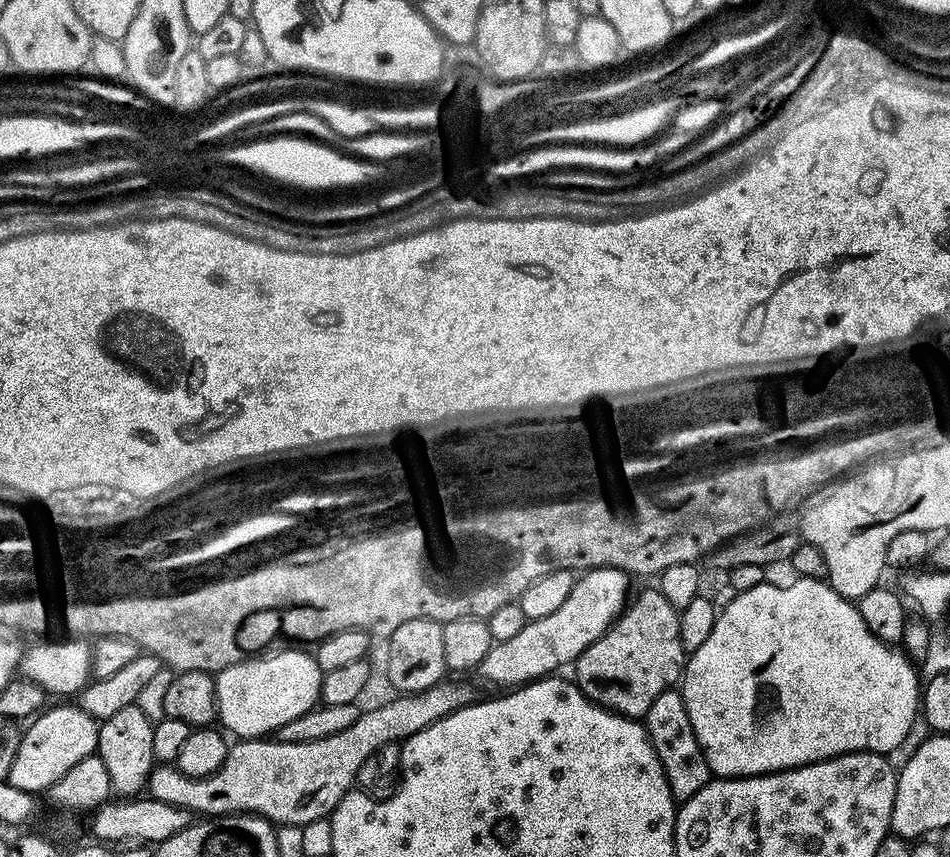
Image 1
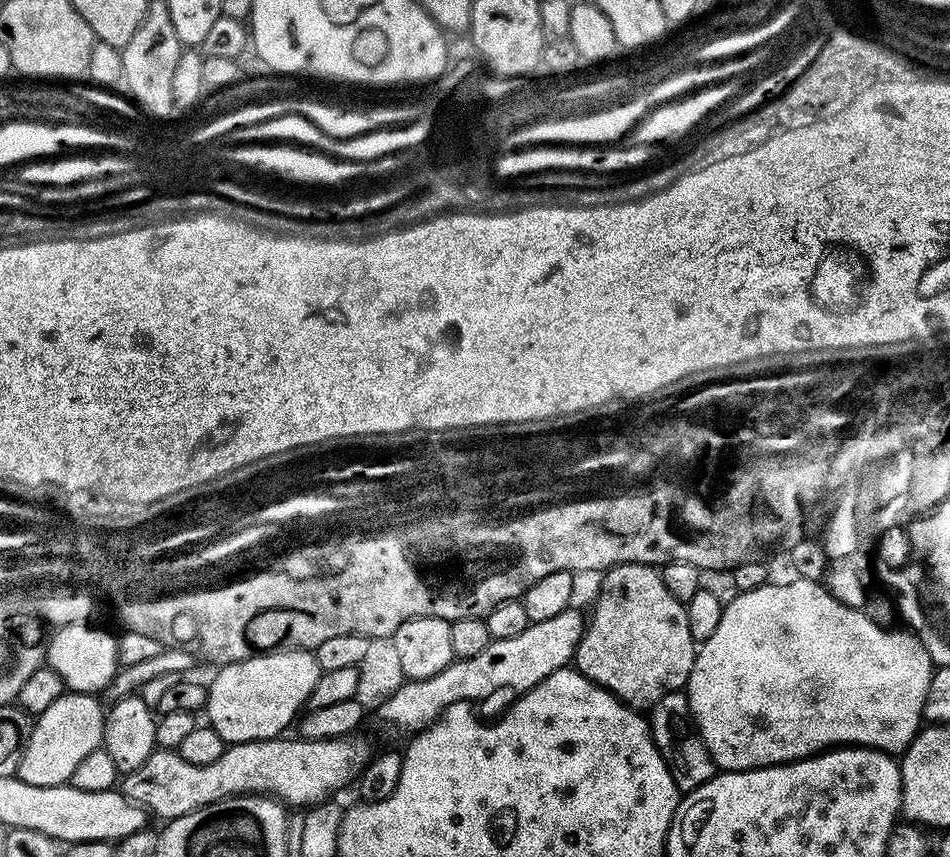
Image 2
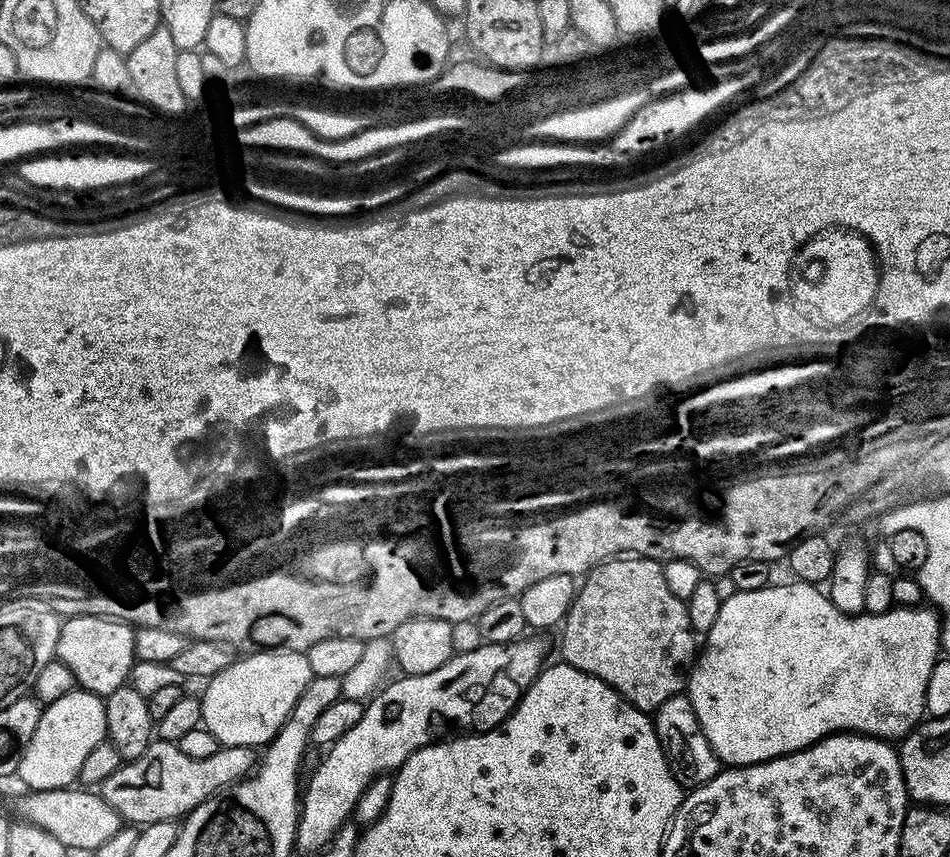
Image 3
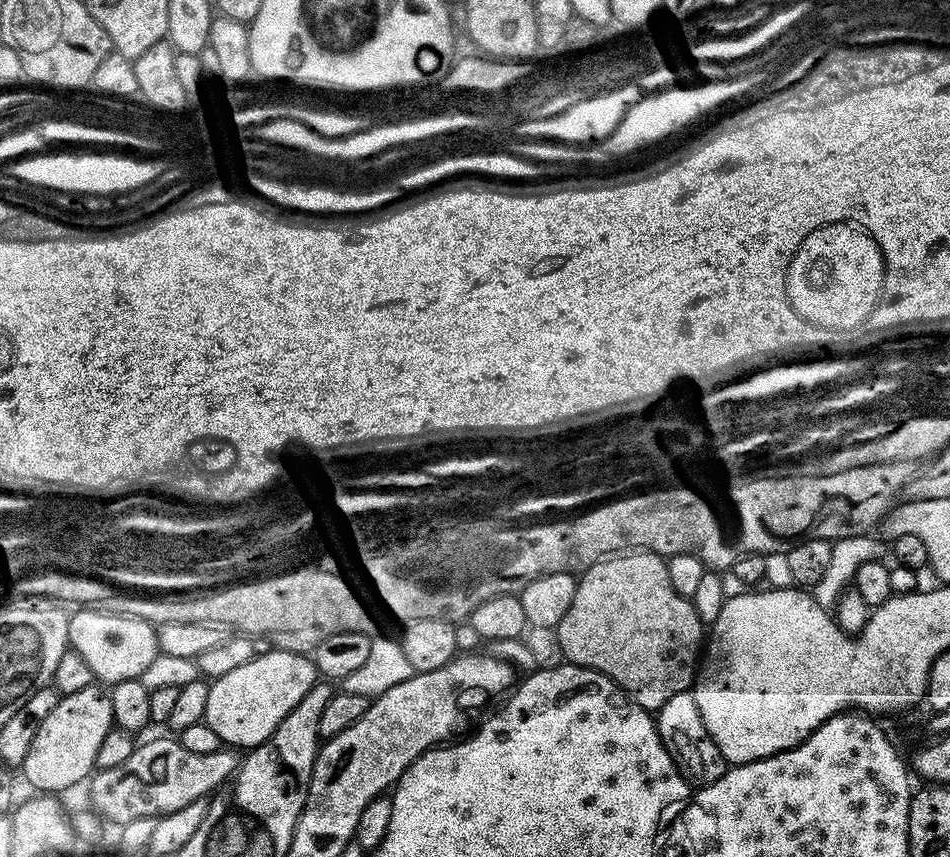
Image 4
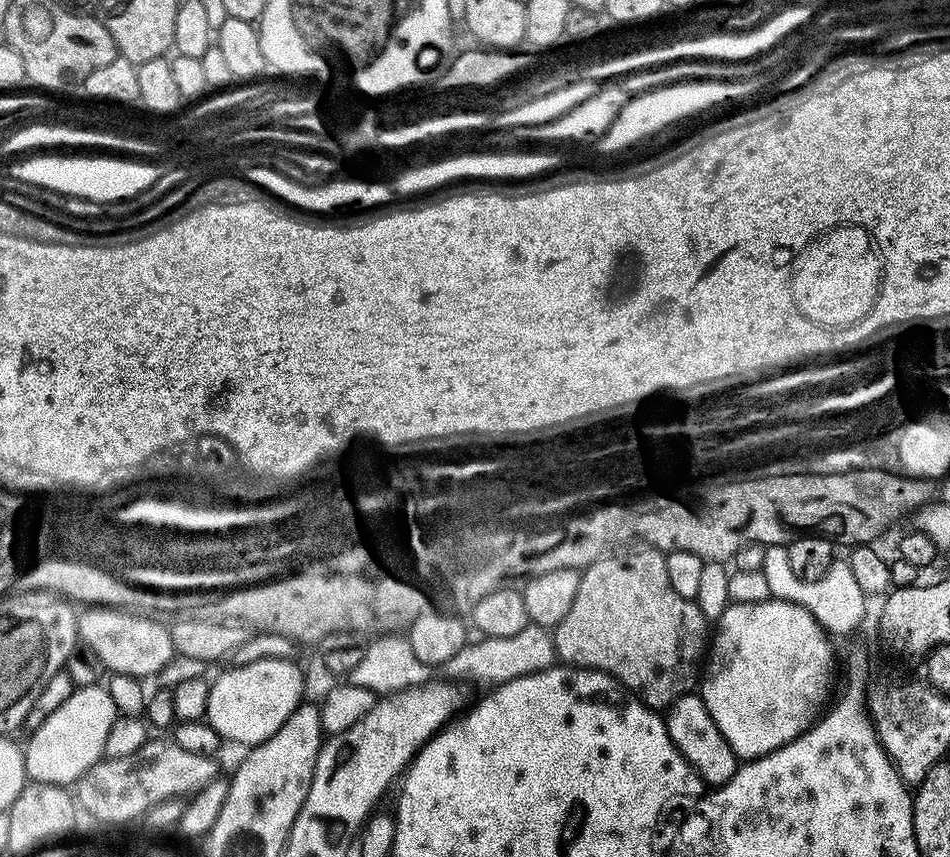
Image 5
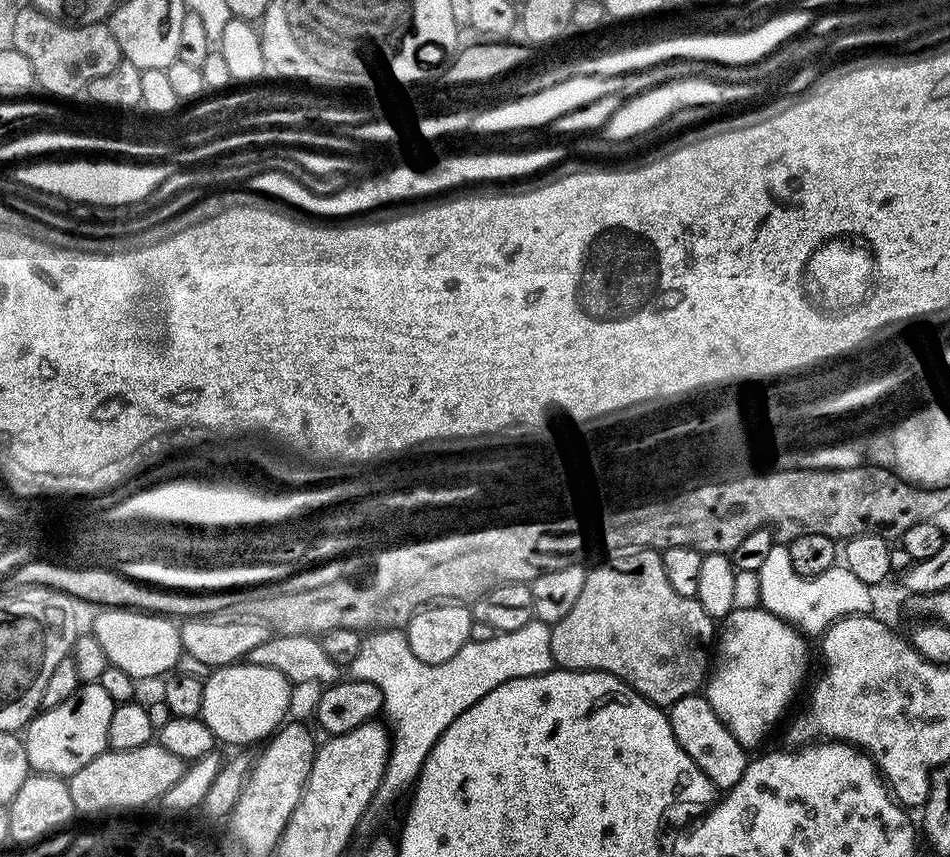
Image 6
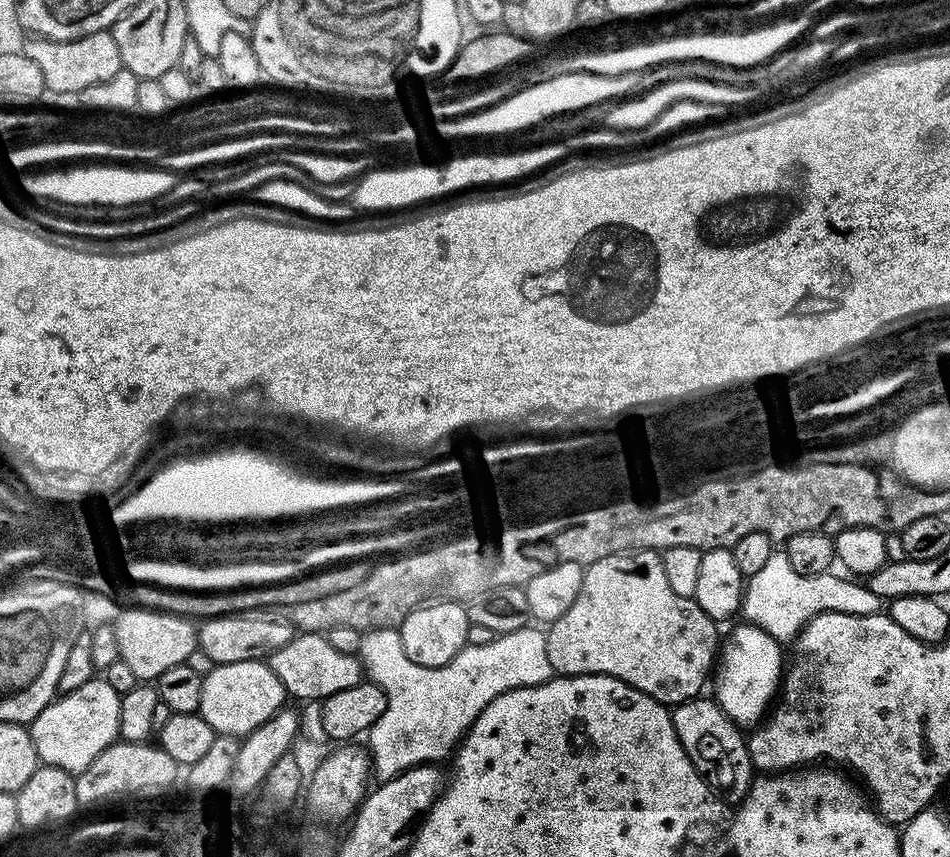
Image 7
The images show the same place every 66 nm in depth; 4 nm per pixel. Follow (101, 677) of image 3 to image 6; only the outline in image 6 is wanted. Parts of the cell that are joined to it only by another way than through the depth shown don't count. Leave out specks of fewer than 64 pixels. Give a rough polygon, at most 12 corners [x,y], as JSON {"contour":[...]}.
{"contour":[[104,608],[90,632],[137,682],[177,667],[169,617]]}

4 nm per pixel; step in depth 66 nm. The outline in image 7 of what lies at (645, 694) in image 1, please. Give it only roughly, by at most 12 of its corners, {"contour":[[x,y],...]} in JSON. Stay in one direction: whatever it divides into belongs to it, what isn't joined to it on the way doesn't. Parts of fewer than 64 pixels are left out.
{"contour":[[659,551],[584,569],[546,628],[556,676],[697,699],[717,621]]}

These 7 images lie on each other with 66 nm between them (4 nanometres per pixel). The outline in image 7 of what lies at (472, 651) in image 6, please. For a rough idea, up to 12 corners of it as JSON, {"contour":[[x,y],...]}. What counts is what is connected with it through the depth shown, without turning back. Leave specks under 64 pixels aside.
{"contour":[[395,628],[358,659],[386,694],[366,734],[375,779],[440,762],[478,714],[553,679],[546,635],[406,658]]}

